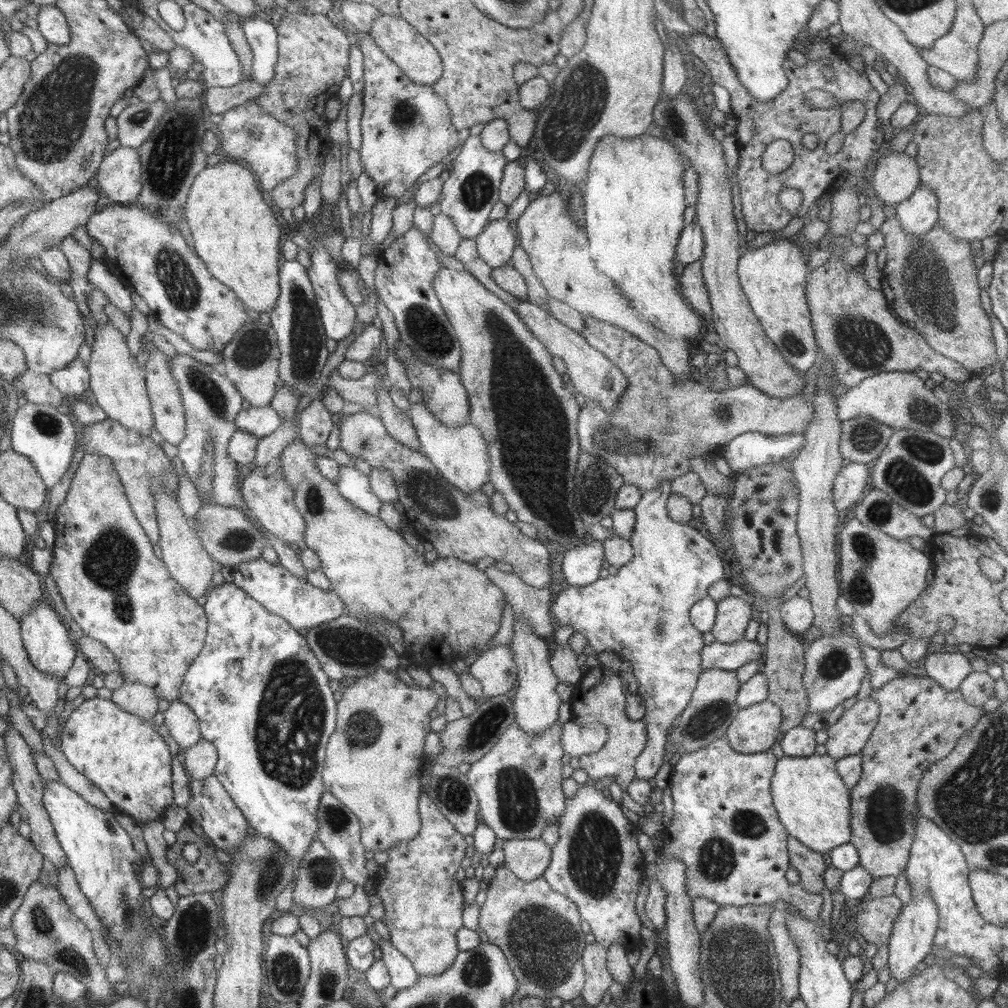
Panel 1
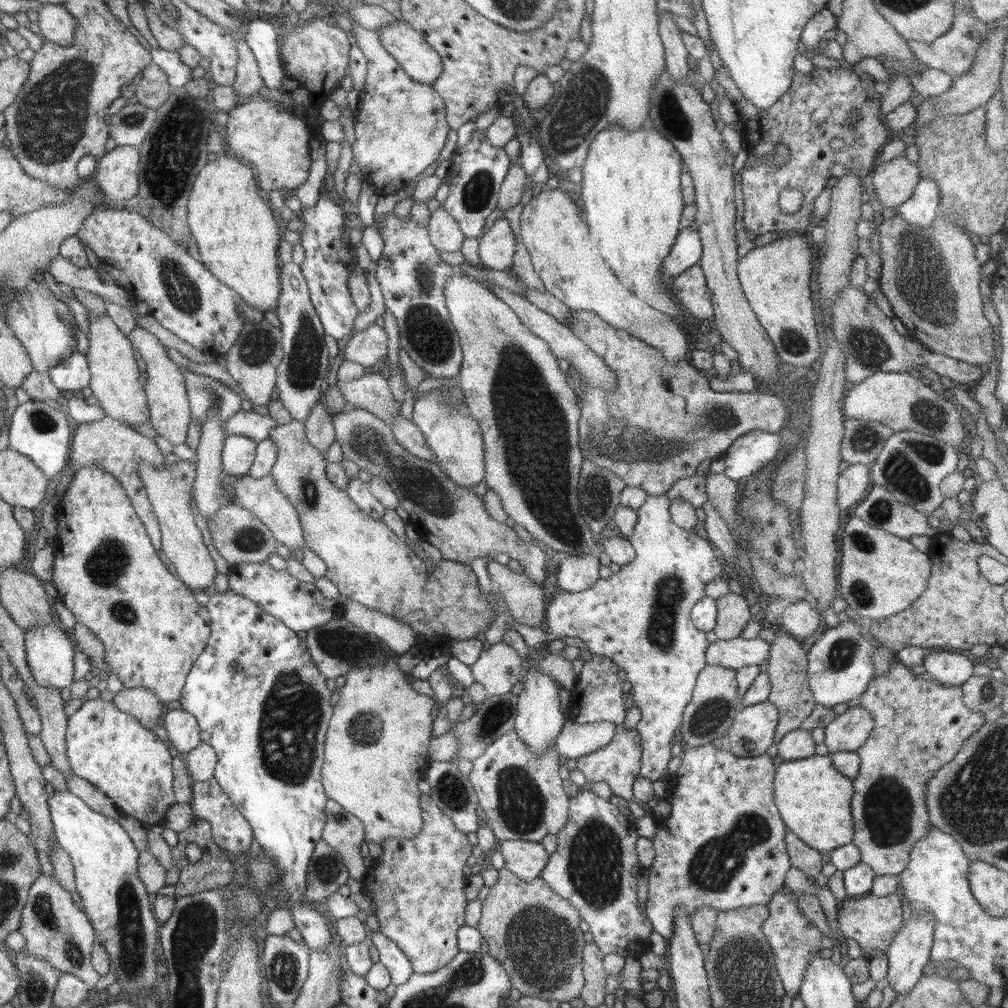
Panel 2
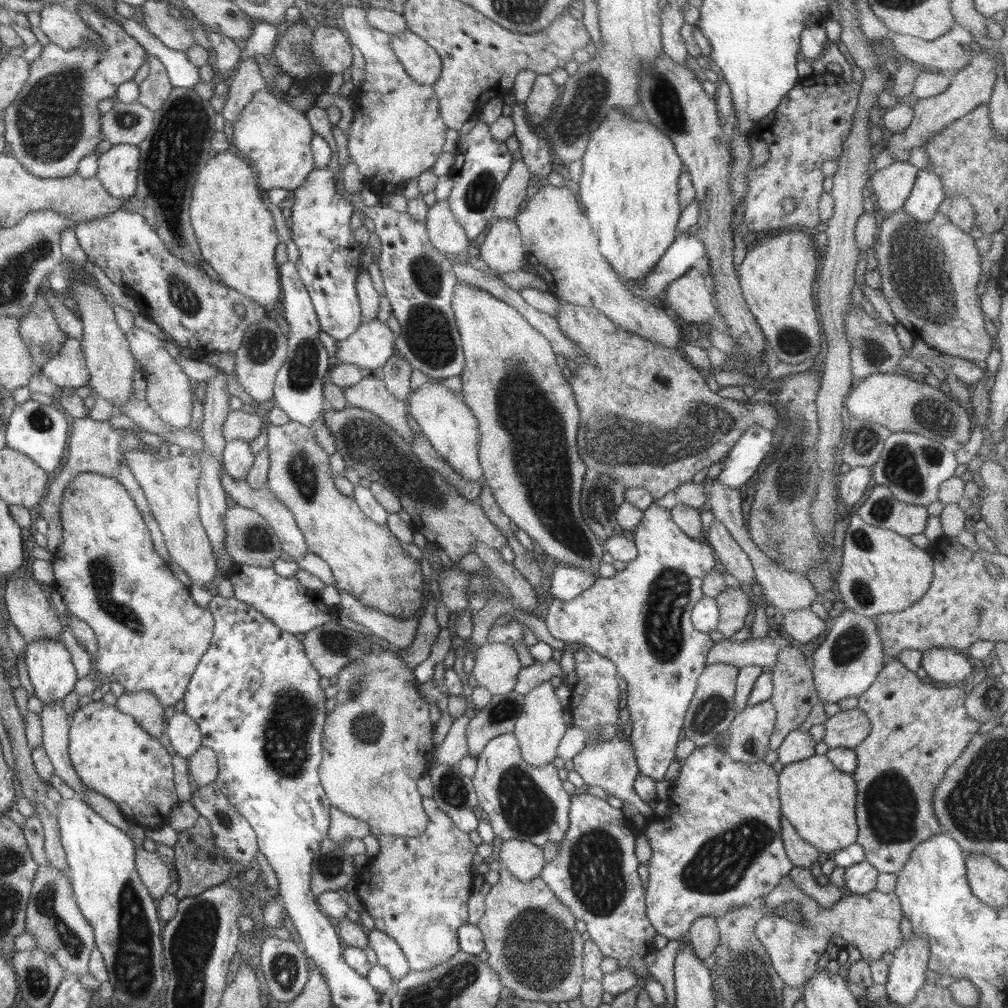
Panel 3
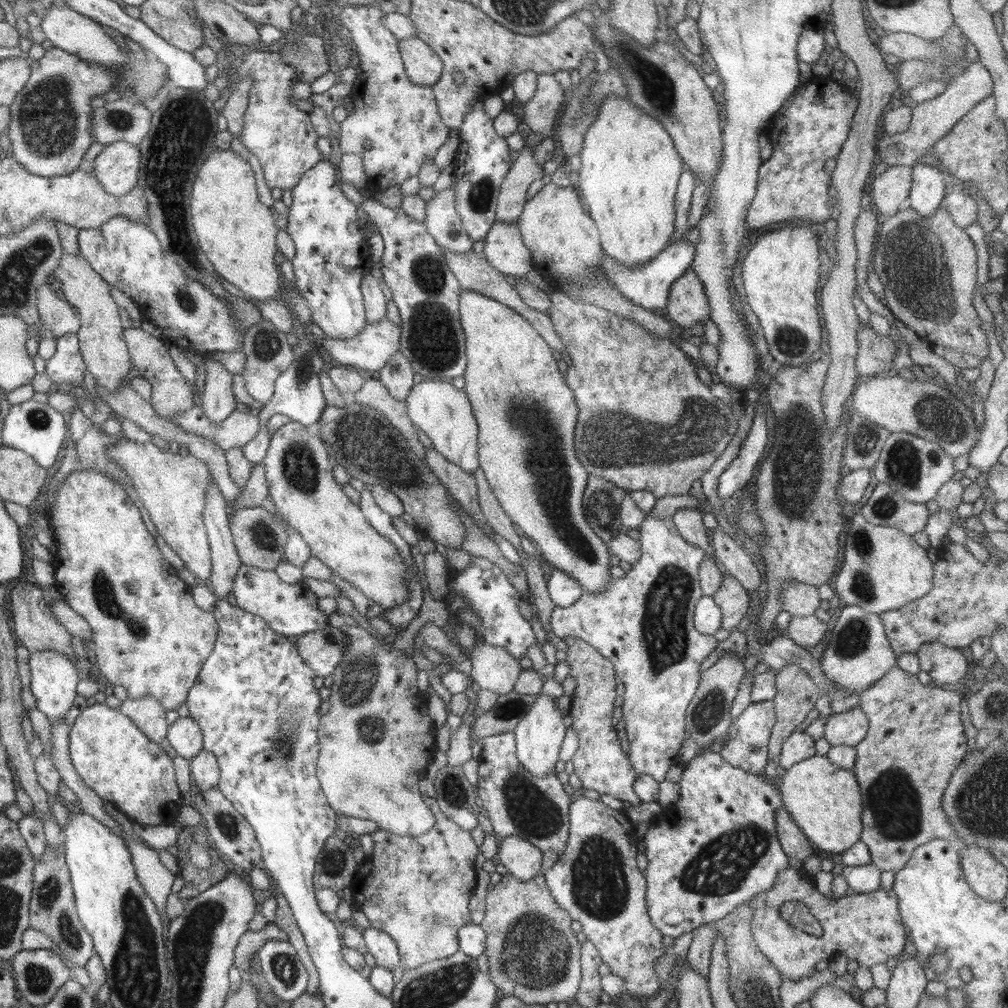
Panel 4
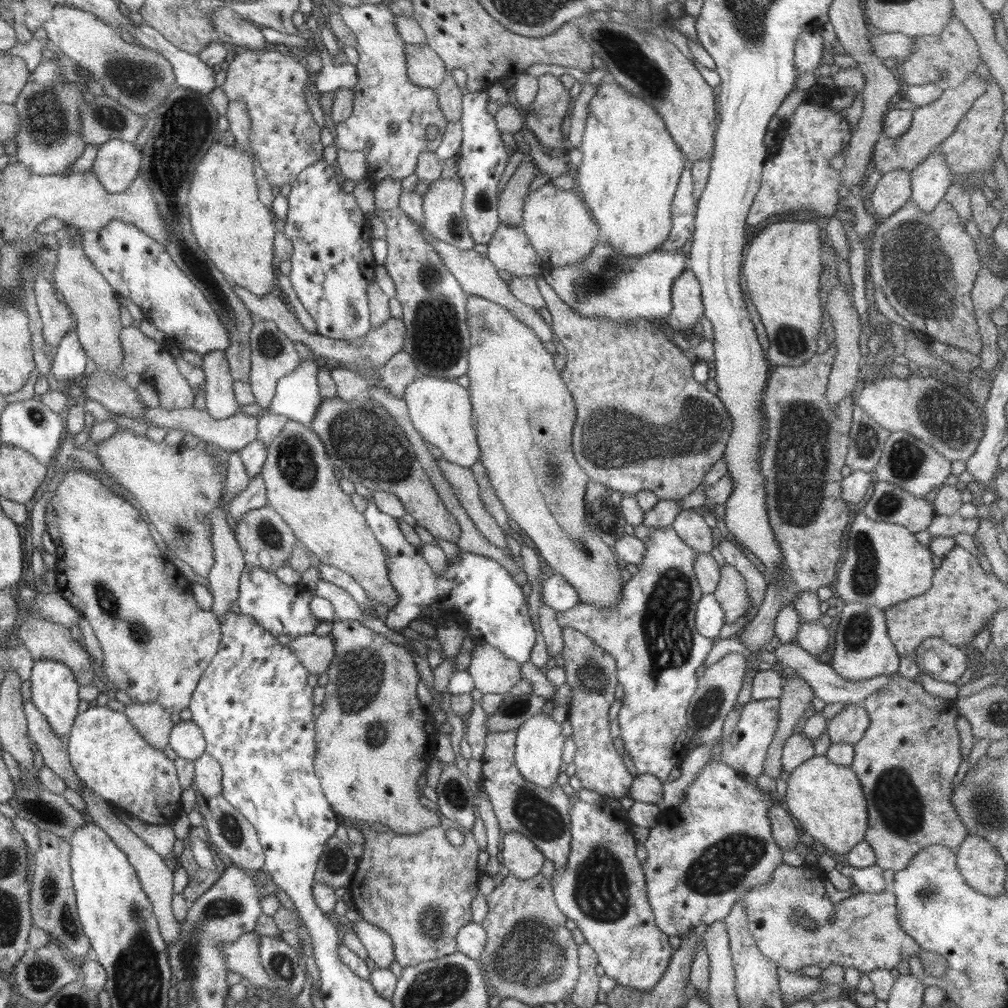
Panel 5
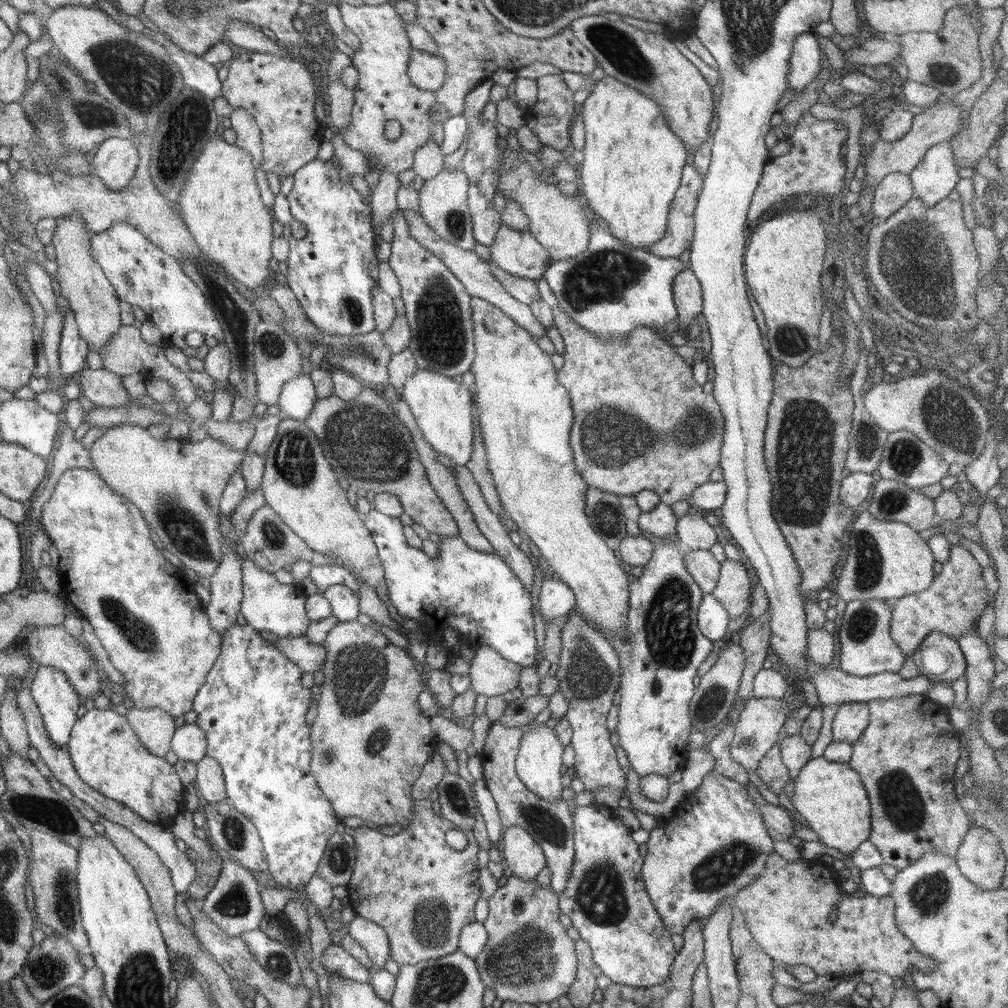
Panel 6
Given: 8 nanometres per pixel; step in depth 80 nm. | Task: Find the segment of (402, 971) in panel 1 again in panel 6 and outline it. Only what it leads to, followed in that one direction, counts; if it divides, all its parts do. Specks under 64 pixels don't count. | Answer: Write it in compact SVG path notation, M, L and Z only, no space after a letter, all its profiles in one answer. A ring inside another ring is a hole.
M357 915L349 926L350 937L354 938L375 965L382 969L390 959L390 942L384 929Z

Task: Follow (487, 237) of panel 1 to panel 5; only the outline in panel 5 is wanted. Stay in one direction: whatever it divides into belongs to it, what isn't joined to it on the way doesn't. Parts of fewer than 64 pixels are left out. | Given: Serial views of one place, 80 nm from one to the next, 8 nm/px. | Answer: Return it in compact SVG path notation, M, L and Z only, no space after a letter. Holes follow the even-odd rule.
M499 223L487 245L486 256L498 270L506 270L514 277L537 278L542 275L540 257L526 238L522 226Z

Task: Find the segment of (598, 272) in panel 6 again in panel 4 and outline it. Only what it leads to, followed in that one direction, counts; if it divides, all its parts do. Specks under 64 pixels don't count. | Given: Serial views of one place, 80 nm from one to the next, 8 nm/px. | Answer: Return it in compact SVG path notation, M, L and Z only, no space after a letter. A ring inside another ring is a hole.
M687 238L676 240L674 243L666 245L662 252L659 252L654 258L648 259L648 262L640 265L627 267L617 263L603 252L603 261L601 269L602 278L607 276L618 292L622 293L628 300L631 300L636 306L641 306L646 310L660 310L667 308L668 295L672 283L686 272L691 266L694 253L696 252L696 242L688 241Z

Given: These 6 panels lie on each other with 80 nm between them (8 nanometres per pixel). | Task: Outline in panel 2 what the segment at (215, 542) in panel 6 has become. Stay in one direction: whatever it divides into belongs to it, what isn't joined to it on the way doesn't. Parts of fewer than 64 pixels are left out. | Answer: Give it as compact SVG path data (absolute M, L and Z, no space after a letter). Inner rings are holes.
M180 459L176 464L166 463L164 468L158 470L150 466L148 462L140 462L138 477L142 479L147 498L150 500L161 528L161 550L170 560L170 564L174 566L176 578L184 582L192 592L206 590L214 583L217 570L190 510L190 495L193 493L192 486L196 477L194 464Z

